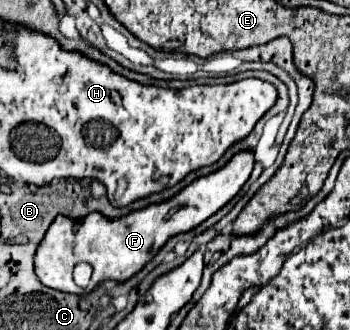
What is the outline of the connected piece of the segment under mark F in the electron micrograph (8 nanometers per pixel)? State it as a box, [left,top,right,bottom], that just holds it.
[36,149,254,295]

